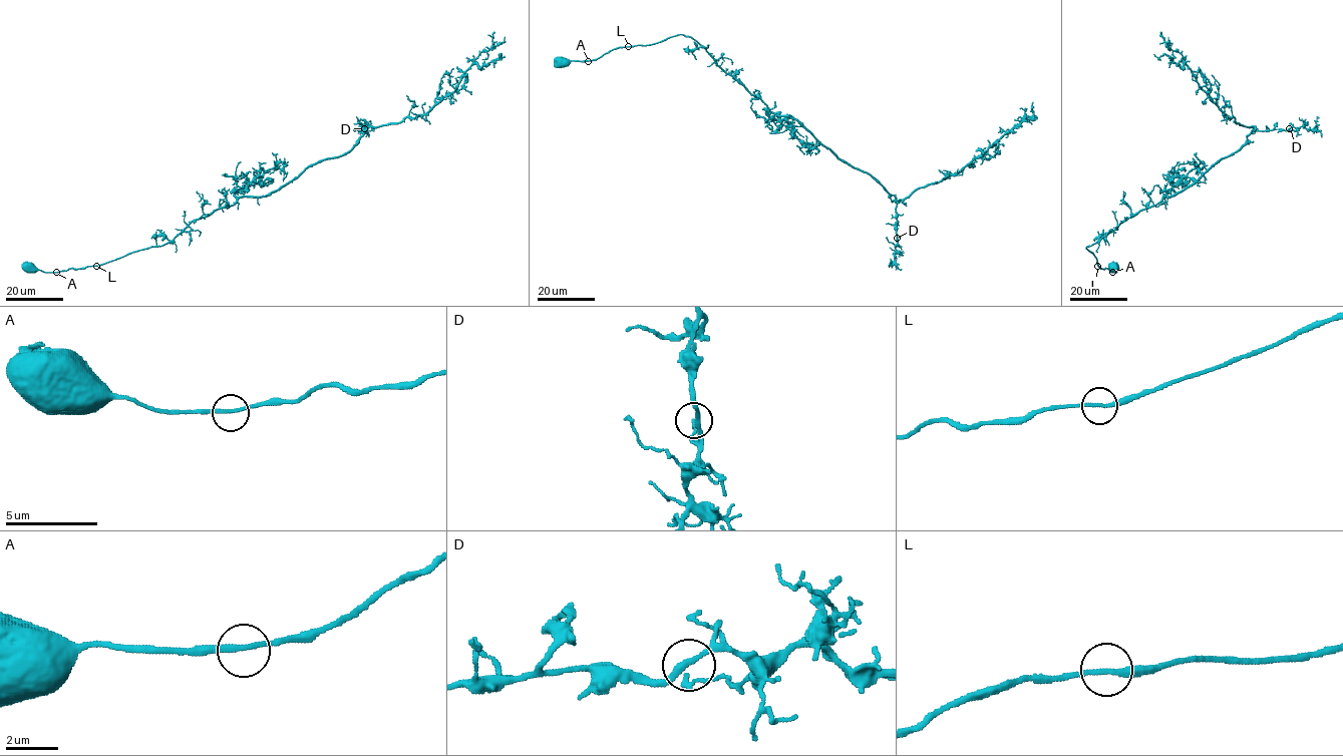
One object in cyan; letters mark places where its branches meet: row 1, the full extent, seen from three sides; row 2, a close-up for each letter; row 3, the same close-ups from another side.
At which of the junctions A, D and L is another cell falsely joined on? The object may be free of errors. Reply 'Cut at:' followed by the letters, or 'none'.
Cut at: none

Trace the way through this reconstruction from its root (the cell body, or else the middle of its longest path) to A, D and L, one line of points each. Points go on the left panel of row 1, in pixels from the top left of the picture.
A: (29, 267), (56, 272)
D: (29, 267), (99, 266), (163, 245), (195, 220), (242, 197), (268, 196), (345, 154), (364, 128)
L: (29, 267), (56, 272), (96, 266)

